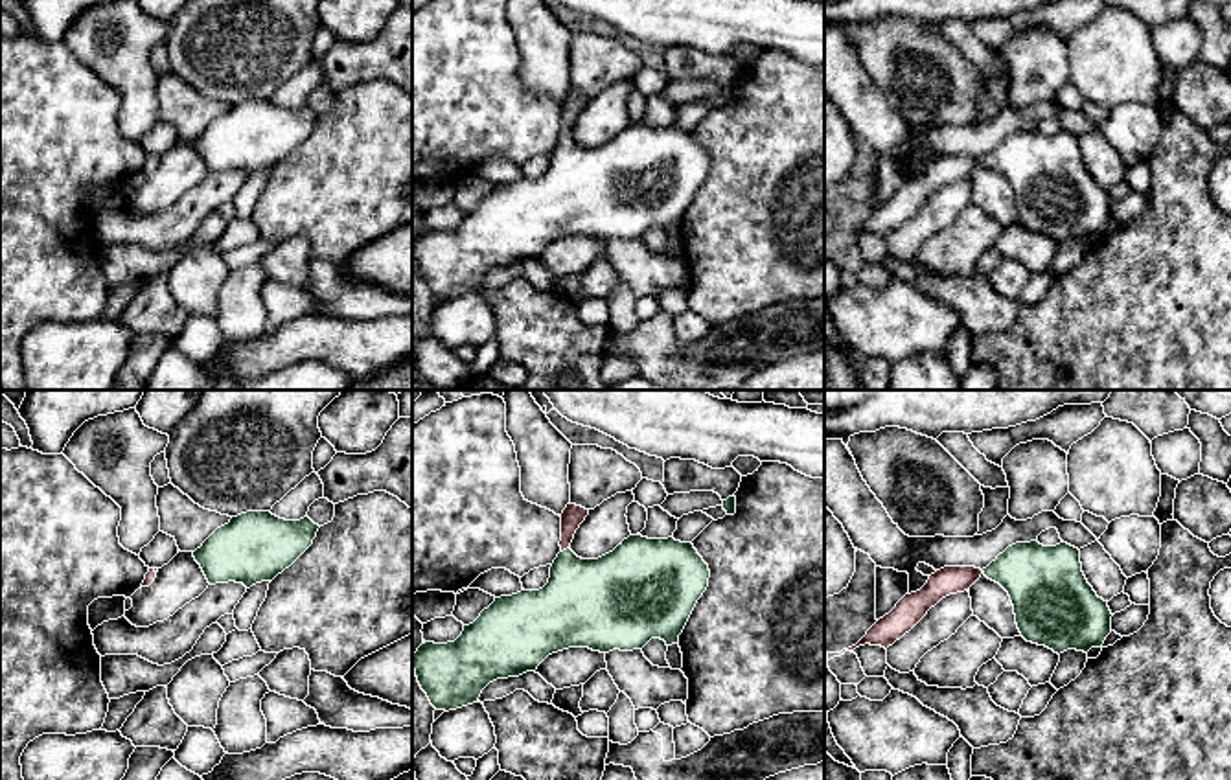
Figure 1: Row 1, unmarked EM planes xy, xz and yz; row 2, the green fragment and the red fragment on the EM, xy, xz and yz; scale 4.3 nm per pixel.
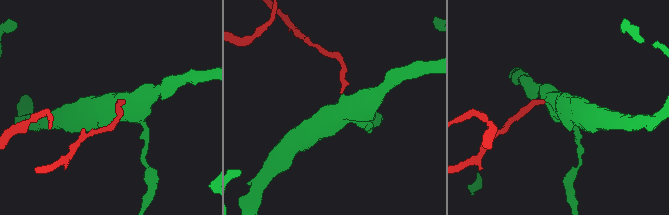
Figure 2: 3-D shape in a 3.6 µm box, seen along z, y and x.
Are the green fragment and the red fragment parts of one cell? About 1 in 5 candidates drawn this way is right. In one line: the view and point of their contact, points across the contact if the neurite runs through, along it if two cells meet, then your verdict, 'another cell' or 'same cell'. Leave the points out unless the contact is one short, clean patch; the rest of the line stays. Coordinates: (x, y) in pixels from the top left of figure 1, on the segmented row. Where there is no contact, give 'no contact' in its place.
meets green in xz at (567, 549); runs through xz (587, 602), (567, 571), (567, 549), (567, 528), (573, 516); same cell

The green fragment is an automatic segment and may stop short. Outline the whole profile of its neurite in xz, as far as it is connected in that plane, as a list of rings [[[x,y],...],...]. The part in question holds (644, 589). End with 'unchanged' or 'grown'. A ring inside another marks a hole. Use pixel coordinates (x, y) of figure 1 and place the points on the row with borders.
[[[570,502],[563,510],[561,552],[543,589],[495,598],[473,624],[464,625],[454,642],[425,642],[418,648],[412,655],[416,677],[436,710],[478,703],[489,682],[535,671],[548,655],[569,648],[609,653],[642,649],[651,638],[661,638],[666,646],[679,642],[708,587],[708,565],[692,543],[642,535],[629,535],[598,559],[581,559],[570,550],[570,543],[587,515],[589,510]]]; grown

